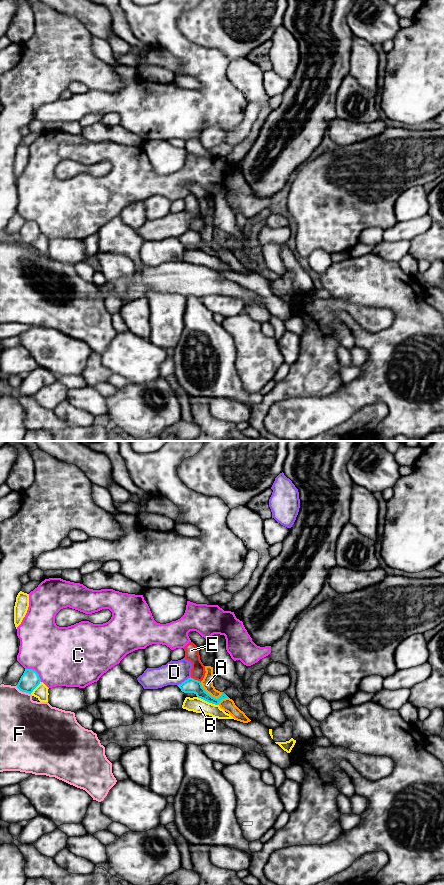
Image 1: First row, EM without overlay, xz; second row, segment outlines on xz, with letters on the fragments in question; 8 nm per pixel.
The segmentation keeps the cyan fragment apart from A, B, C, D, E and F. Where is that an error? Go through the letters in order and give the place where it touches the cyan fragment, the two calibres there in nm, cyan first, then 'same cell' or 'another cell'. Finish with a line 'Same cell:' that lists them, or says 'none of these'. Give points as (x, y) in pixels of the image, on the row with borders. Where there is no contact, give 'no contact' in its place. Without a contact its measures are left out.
A: xz (209, 694) | 120/90 nm | another cell
B: xz (207, 701) | 120/120 nm | another cell
C: xz (35, 671) | 150/480 nm | another cell
D: xz (184, 681) | 120/190 nm | another cell
E: xz (194, 679) | 120/110 nm | another cell
F: xz (23, 691) | 150/380 nm | another cell
Same cell: none of these

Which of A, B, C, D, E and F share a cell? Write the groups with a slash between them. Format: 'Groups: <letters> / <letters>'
Groups: A / B / C / D / E / F

